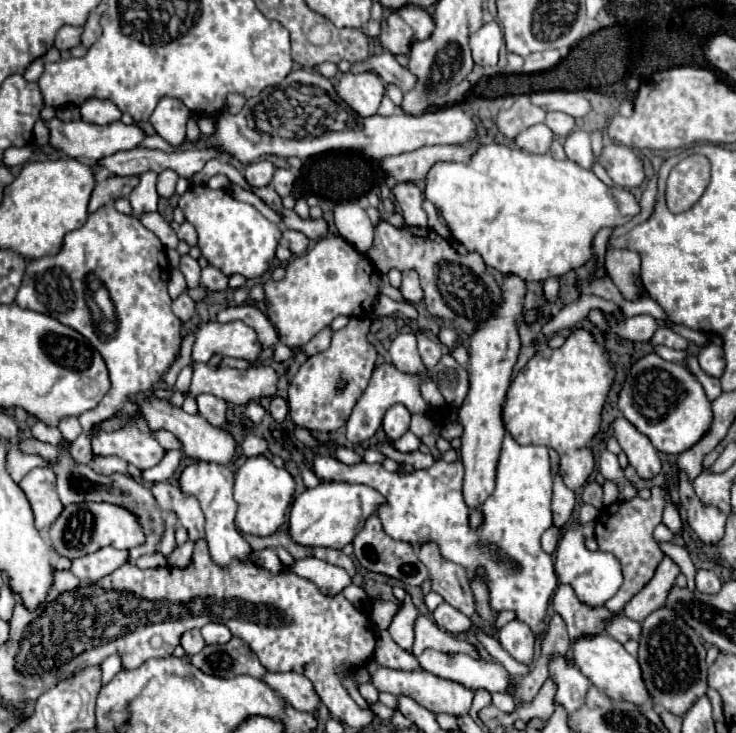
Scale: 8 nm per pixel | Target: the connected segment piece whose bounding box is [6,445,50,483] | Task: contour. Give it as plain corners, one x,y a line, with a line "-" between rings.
10,445
10,447
8,447
8,463
6,463
6,467
8,467
10,477
12,477
16,483
20,483
32,469
36,469
36,467
46,467
46,465
50,465
50,463
48,463
44,457
40,457
40,455
20,453
20,451
16,449
16,445

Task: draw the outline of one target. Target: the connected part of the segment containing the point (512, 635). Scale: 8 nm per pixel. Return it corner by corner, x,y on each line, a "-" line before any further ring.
518,619
506,623
498,631
500,645
520,663
530,663
534,657
534,635
530,633
530,627

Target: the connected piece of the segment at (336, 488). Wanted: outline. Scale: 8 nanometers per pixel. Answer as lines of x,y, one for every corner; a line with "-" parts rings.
324,483
314,489
306,489
290,507
290,537
294,543
306,547
342,549
352,543
354,535
362,529
364,519
374,513
382,501
382,495
366,485

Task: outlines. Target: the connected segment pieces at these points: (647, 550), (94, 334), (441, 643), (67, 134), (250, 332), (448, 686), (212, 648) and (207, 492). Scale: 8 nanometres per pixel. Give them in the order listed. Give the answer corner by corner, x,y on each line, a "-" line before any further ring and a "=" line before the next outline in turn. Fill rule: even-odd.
652,487
652,497
650,499
640,499
638,495
630,501
616,501
608,507
602,507
598,519
596,519
596,541
598,547
602,551
612,553
620,565
622,565
622,573
624,573
624,583
620,587
620,591
606,601
606,607
612,613
620,613
624,611
626,603
652,579
654,569
658,565
658,561
662,559
662,551
658,549
656,539
652,537
654,527
658,523
662,523
662,511
664,511
664,497
662,497
662,489
660,487
=
104,205
96,213
90,213
88,221
80,229
66,233
64,243
56,255
46,255
46,257
28,261
28,269
26,269
22,285
18,289
16,303
22,305
24,309
34,309
38,313
46,313
46,315
62,321
64,325
76,329
78,333
82,333
98,349
98,353
102,355
102,359
108,367
108,373
110,373
110,383
112,383
110,391
104,395
104,399
98,403
98,407
84,411
78,417
80,425
82,425
82,435
72,443
72,449
70,449
70,455
76,463
88,463
92,459
92,455
88,455
90,427
94,423
100,423
100,421
112,417
122,407
122,401
128,401
130,397
152,389
152,385
156,385
160,381
160,377
166,373
166,369
172,365
172,361
178,355
182,321
170,309
172,299
170,299
168,287
166,287
168,285
166,273
170,271
170,267
164,267
166,265
164,251
166,249
164,249
162,241
150,229
146,229
138,219
118,213
112,205
-
90,277
96,277
110,293
110,299
112,299
114,311
116,311
114,321
110,321
110,325
106,321
102,321
100,315
92,315
96,311
92,309
90,295
88,295
88,279
=
418,617
416,621
416,627
414,627
414,633
416,633
416,641
414,641
414,655
418,657
418,653
422,653
424,649
436,649
440,653
464,653
464,655
470,655
474,659
482,659
478,649
466,641
466,639
460,639
444,629
440,629
432,619
428,617
=
58,117
52,119
52,145
62,149
68,157
84,157
84,161
94,163
104,157
110,157
118,151
134,149
142,143
144,133
138,125
124,125
122,121
114,121
110,125
92,125
86,121
60,121
=
200,321
194,329
192,361
208,363
214,355
254,361
260,353
260,343
254,329
242,321
=
370,661
368,669
370,669
370,675
372,675
372,685
376,685
378,691
388,691
392,695
410,695
414,701
418,701
420,705
424,705
434,715
448,713
448,715
454,715
454,717
462,717
462,715
468,715
470,713
470,705
472,705
474,691
466,689
464,685
458,685
456,681
448,681
448,679
434,677
432,673
426,673
422,669
418,669
414,673
386,669
386,667
376,665
374,661
=
232,637
224,645
206,645
200,653
190,657
190,661
204,673
216,677
250,675
262,679
268,671
260,663
258,655
244,641
238,641
236,637
=
206,461
190,463
180,475
180,487
186,489
186,493
198,497
198,501
200,501
200,507
206,515
206,541
208,541
212,561
222,569
226,569
234,559
248,561
252,555
252,547
248,545
248,541
244,541
244,537
240,535
240,531
236,529
236,523
234,523
238,505
232,497
232,491
234,491
232,469
218,465
218,463
206,463

